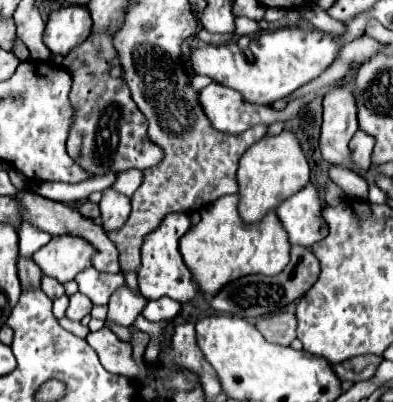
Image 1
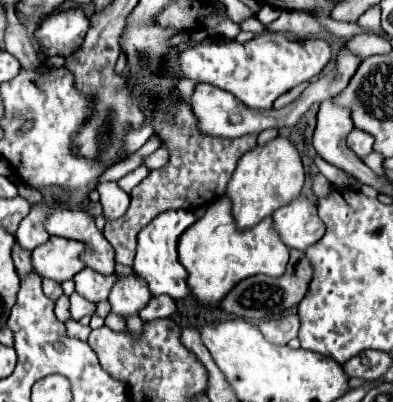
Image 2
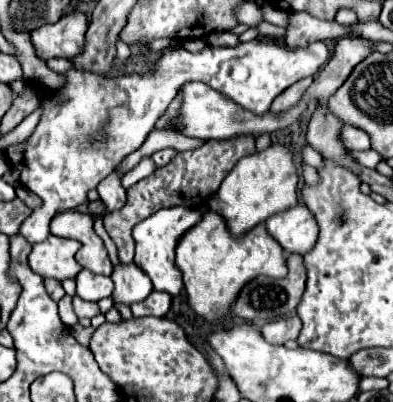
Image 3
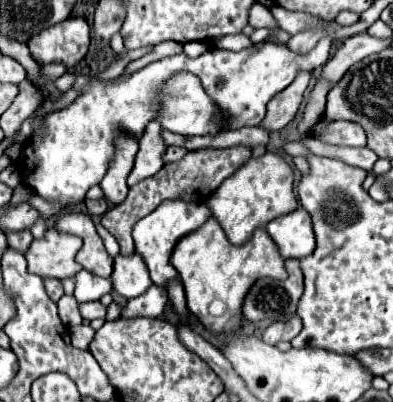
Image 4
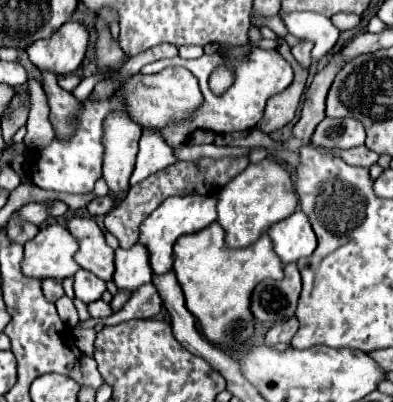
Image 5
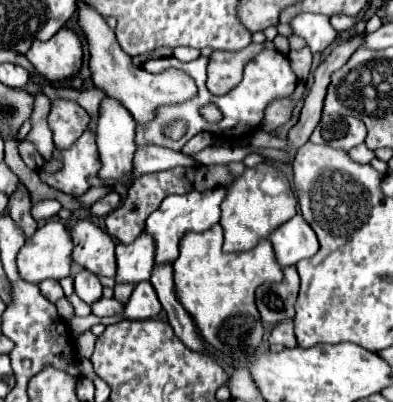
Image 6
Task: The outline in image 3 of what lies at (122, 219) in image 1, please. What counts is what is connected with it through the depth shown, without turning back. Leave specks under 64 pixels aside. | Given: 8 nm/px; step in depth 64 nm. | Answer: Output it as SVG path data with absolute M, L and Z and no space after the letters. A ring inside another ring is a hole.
M116 172L108 174L108 176L98 184L96 190L98 190L98 194L100 194L100 200L102 200L104 206L106 206L106 212L114 212L114 210L124 208L124 204L126 204L126 190L122 188L120 176L116 176Z

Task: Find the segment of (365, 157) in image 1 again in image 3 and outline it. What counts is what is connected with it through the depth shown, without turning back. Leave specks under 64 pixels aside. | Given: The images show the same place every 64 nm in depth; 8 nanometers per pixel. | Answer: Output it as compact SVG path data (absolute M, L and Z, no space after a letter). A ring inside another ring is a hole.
M344 126L342 140L348 150L370 150L370 136L354 126Z

